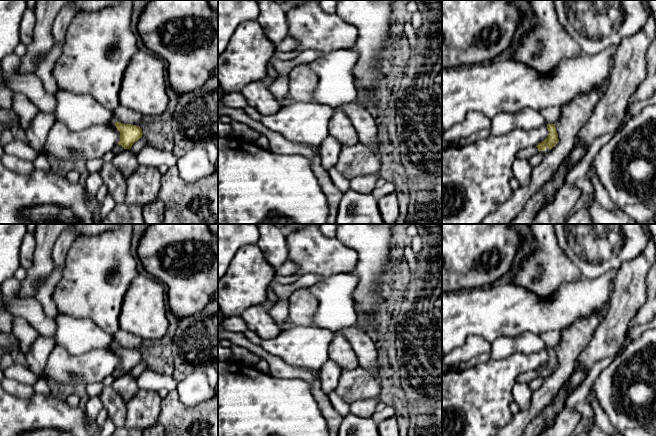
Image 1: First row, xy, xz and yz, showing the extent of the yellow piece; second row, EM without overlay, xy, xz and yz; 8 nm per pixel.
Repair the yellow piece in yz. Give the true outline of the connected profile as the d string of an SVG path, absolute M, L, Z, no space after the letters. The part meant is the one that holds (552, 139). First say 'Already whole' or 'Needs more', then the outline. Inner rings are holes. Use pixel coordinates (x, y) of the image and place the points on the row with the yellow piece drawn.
Needs more. M547 124L547 129L549 134L544 141L539 143L537 146L527 147L519 152L521 160L528 160L532 156L536 155L539 151L545 151L546 148L551 150L553 147L555 147L559 141L555 124Z

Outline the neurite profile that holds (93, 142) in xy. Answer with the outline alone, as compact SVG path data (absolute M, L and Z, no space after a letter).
M55 122L46 138L42 153L70 162L102 158L120 140L120 132L110 125L98 124L73 131Z

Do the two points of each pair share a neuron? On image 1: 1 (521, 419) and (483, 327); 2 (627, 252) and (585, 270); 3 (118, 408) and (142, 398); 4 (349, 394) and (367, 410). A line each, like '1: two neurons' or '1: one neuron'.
1: two neurons
2: one neuron
3: one neuron
4: one neuron

